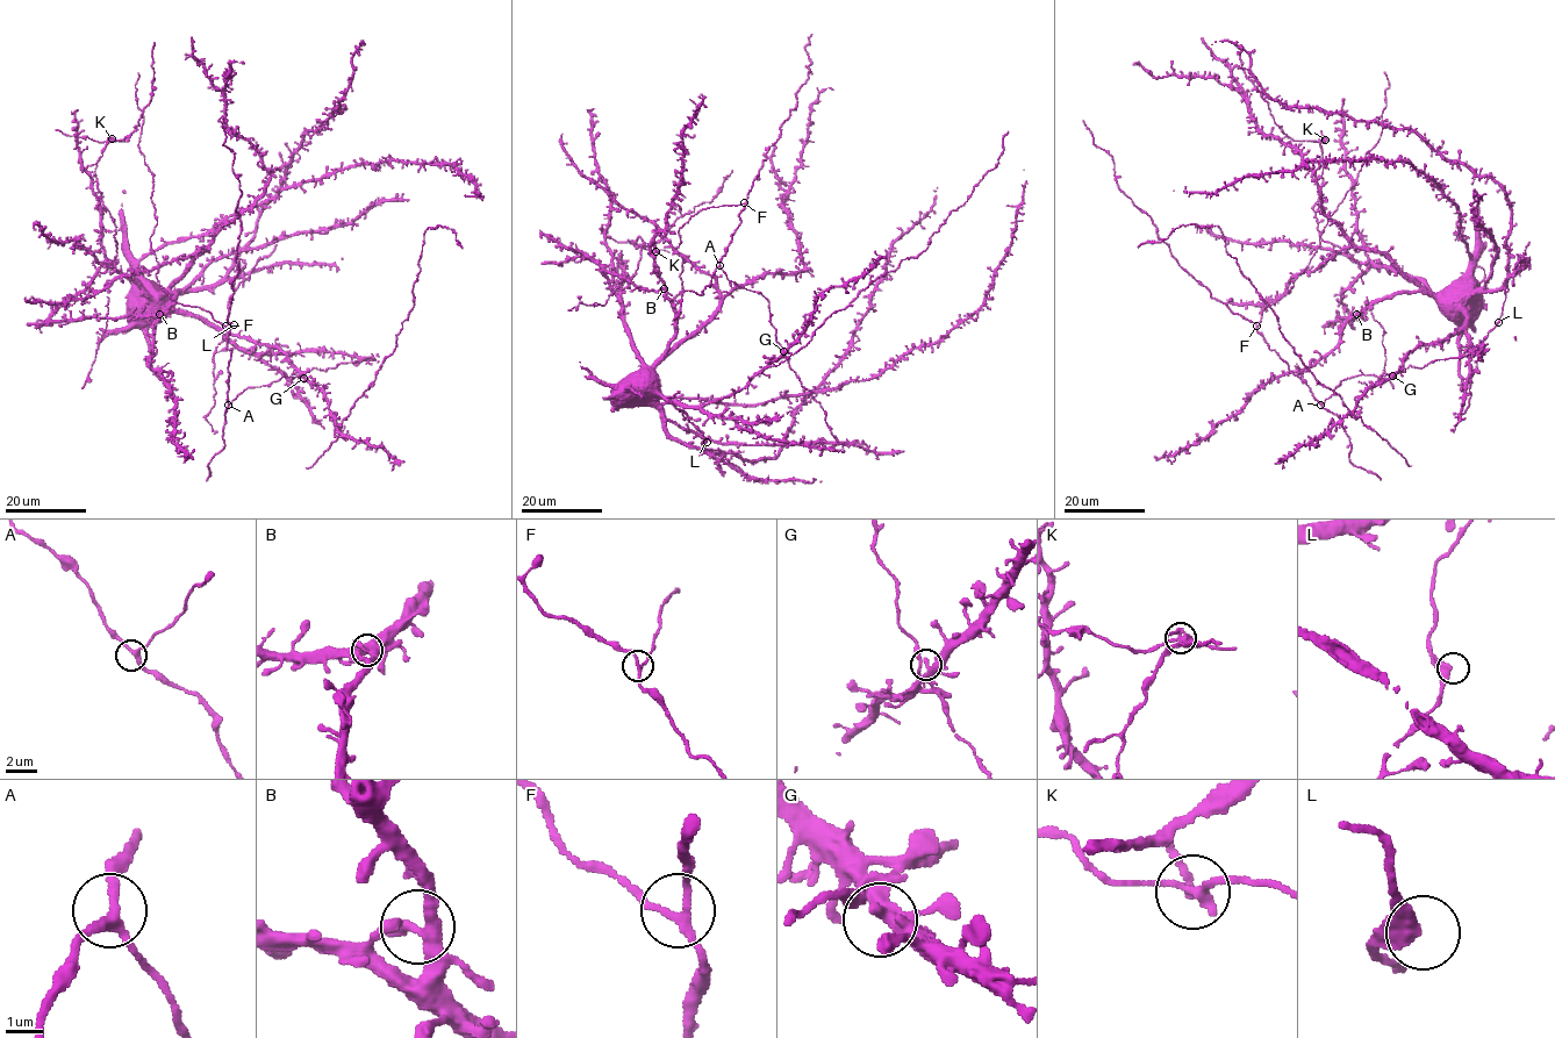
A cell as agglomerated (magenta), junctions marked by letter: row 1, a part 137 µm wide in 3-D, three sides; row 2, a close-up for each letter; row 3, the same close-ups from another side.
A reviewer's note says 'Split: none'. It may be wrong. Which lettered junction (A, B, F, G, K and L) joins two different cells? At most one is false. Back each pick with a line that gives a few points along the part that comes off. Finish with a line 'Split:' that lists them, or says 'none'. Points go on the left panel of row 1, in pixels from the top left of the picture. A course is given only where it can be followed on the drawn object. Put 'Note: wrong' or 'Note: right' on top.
Note: wrong
K: Course of the part to remove: (110, 138), (98, 142), (56, 129)
Split: K

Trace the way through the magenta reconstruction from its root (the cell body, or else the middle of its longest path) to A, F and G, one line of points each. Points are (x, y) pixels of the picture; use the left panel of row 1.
A: (155, 301), (169, 299), (177, 309), (202, 317), (227, 331), (279, 348), (301, 374), (250, 387), (228, 405)
F: (155, 301), (169, 299), (227, 331), (279, 348), (301, 377), (250, 387), (229, 403), (226, 326)
G: (155, 301), (169, 299), (177, 309), (202, 317), (227, 331), (279, 348), (303, 378)

